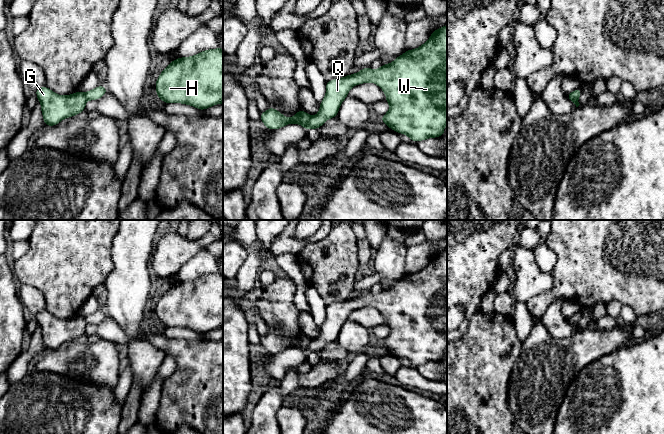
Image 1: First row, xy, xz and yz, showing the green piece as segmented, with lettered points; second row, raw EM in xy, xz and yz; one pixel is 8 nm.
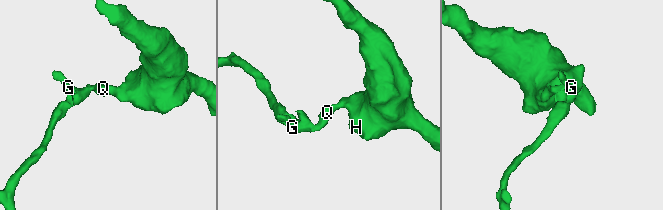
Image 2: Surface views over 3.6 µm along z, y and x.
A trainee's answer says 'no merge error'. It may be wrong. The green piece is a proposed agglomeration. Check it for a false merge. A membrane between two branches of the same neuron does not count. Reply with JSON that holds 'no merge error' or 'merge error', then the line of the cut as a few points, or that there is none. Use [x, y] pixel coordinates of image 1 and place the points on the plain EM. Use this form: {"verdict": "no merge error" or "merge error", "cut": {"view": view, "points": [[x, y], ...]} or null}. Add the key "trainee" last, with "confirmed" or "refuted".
{"verdict": "merge error", "cut": {"view": "xz", "points": [[311, 341], [304, 351]]}, "trainee": "refuted"}

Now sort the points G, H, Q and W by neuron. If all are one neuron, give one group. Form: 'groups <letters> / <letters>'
groups G / H Q W

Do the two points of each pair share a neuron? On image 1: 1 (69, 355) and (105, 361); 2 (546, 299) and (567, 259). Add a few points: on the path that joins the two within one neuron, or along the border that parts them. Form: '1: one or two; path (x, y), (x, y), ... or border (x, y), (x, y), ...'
1: one; path (78, 356), (96, 358)
2: one; path (556, 290), (567, 279), (567, 269)

